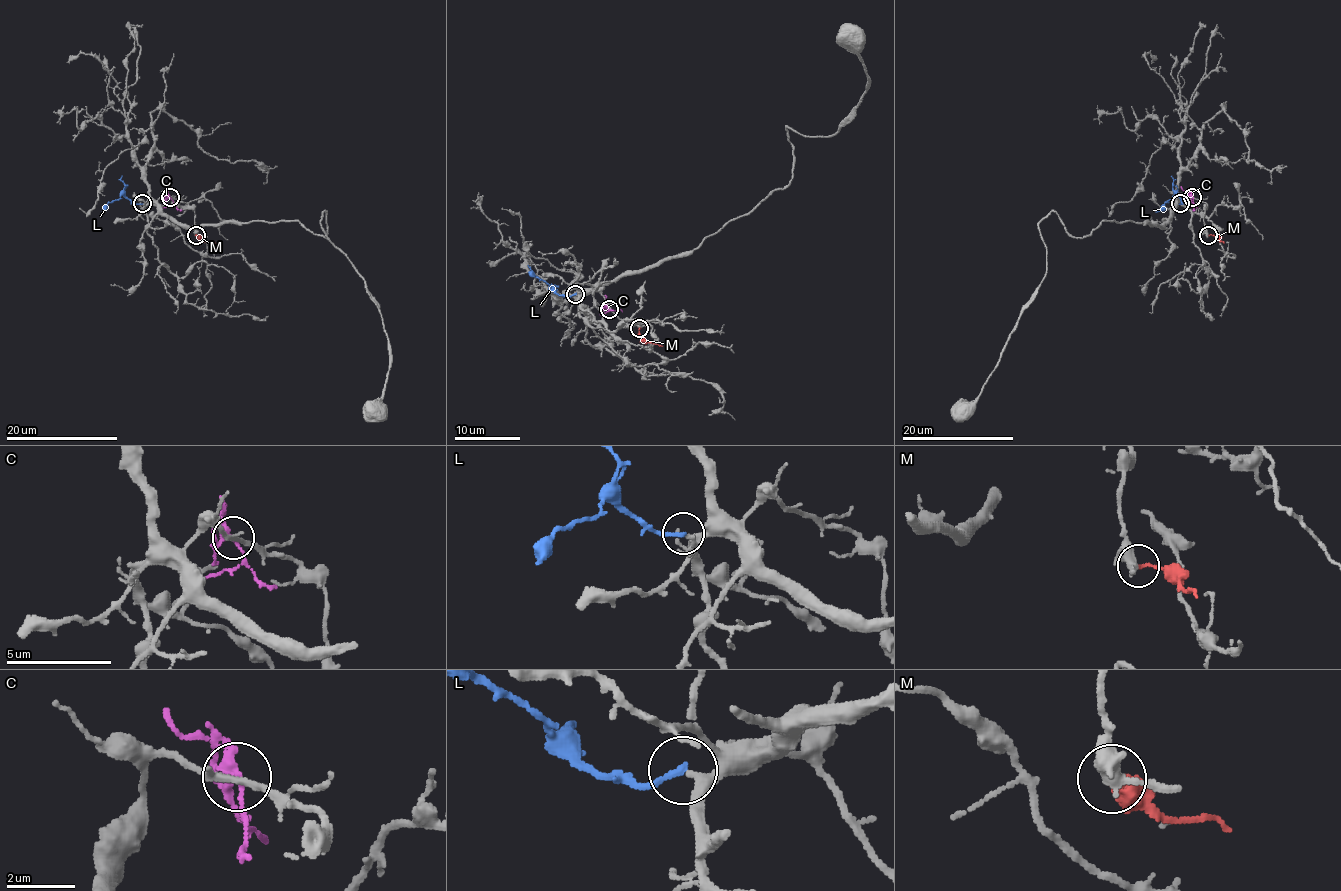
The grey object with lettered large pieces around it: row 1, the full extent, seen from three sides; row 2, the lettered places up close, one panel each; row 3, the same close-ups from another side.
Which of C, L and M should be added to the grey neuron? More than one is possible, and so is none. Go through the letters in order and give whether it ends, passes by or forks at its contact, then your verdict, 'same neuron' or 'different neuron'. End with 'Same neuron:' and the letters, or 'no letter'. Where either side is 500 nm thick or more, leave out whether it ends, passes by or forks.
C: it forks there; different neuron
L: it ends there; same neuron
M: it ends there; different neuron
Same neuron: L

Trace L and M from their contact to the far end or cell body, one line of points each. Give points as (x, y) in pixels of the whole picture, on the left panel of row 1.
L: (141, 204), (132, 202), (122, 194), (101, 212)
M: (196, 234), (204, 241), (215, 243)

